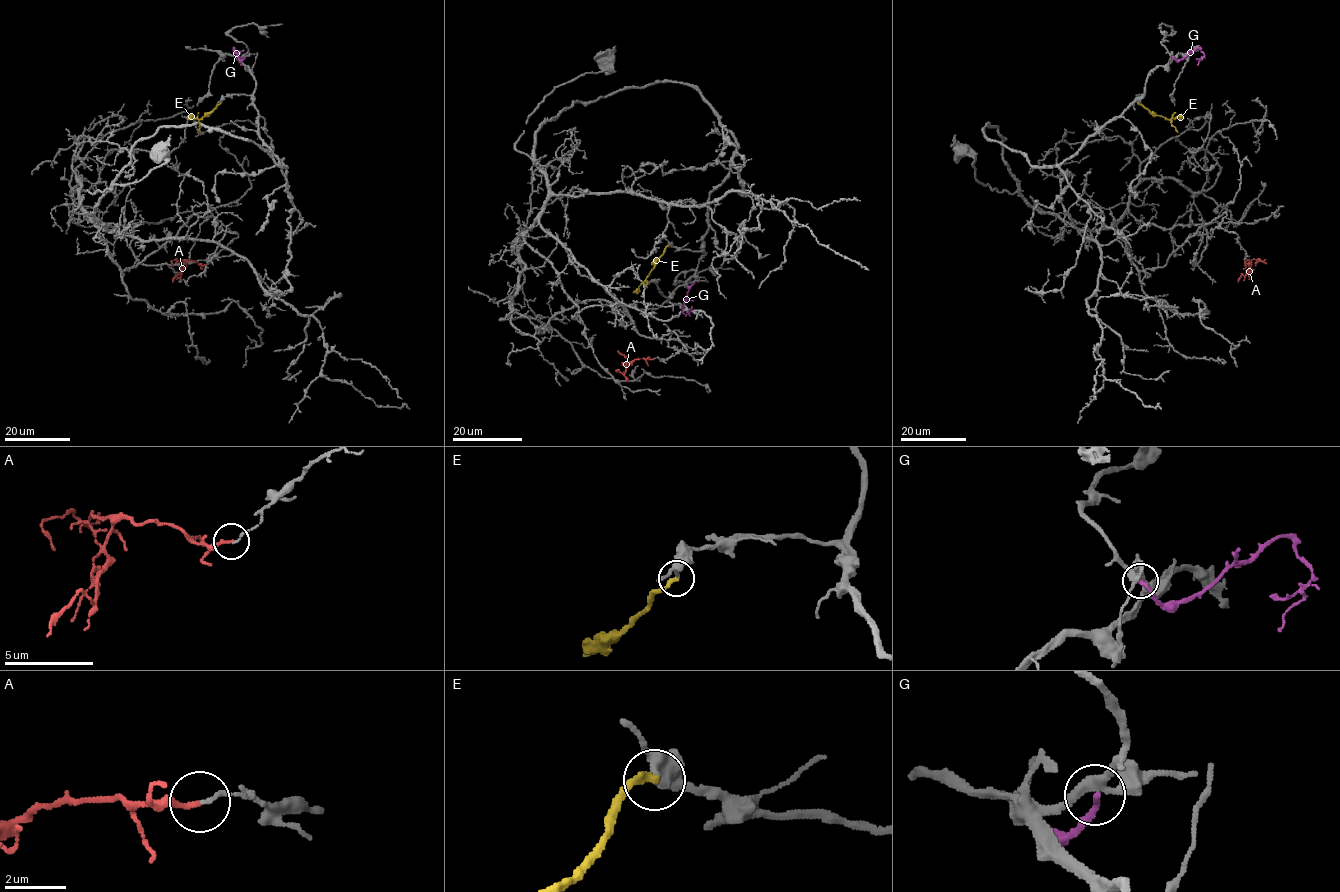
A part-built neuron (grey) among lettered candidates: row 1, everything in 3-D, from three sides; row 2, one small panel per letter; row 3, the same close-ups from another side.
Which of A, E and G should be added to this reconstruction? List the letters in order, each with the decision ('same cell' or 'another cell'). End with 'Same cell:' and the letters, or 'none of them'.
A: another cell
E: same cell
G: another cell
Same cell: E

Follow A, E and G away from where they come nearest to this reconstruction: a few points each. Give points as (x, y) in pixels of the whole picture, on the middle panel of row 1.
A: (653, 359), (636, 359), (628, 363), (617, 351)
E: (669, 245), (633, 291)
G: (694, 281), (682, 312), (686, 315), (689, 308)

